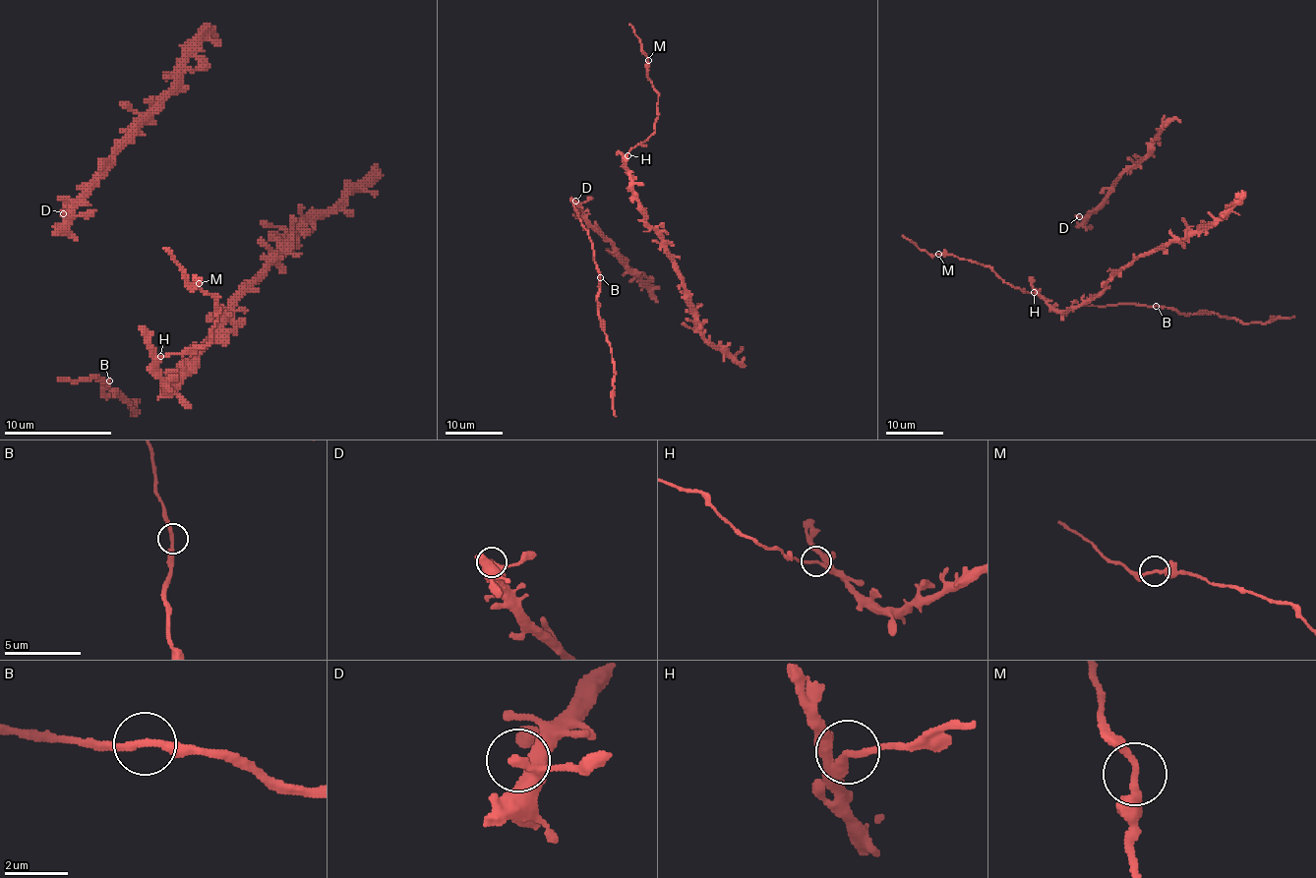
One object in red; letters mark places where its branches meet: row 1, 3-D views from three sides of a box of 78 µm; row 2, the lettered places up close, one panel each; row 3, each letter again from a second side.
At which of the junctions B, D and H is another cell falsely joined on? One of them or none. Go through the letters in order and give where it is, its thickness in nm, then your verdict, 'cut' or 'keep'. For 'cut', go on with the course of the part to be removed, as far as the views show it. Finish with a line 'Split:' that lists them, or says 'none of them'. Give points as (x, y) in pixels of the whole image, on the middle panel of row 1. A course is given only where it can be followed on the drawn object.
B: (600, 277) | 240 nm | keep
D: (575, 201) | 200 nm | keep
H: (628, 155) | 200 nm | cut | (628, 154), (655, 130), (658, 113), (658, 92), (648, 77), (646, 54), (629, 24)
Split: H

